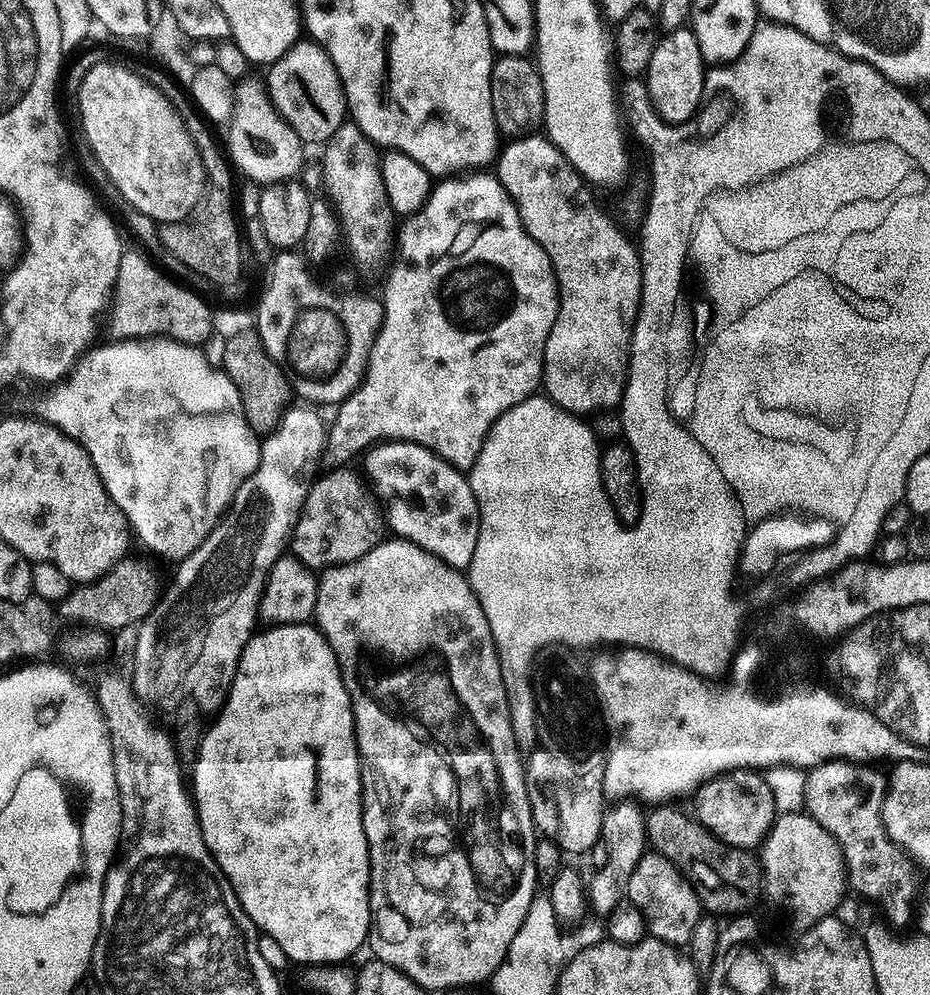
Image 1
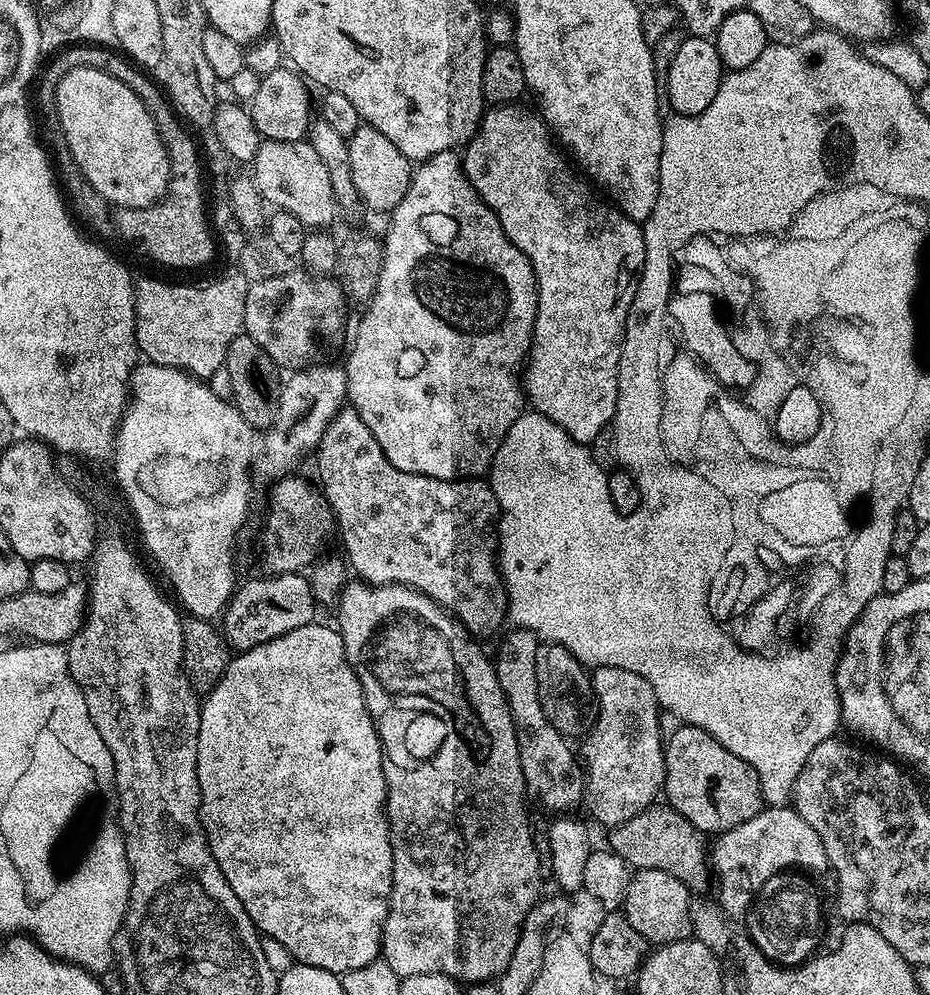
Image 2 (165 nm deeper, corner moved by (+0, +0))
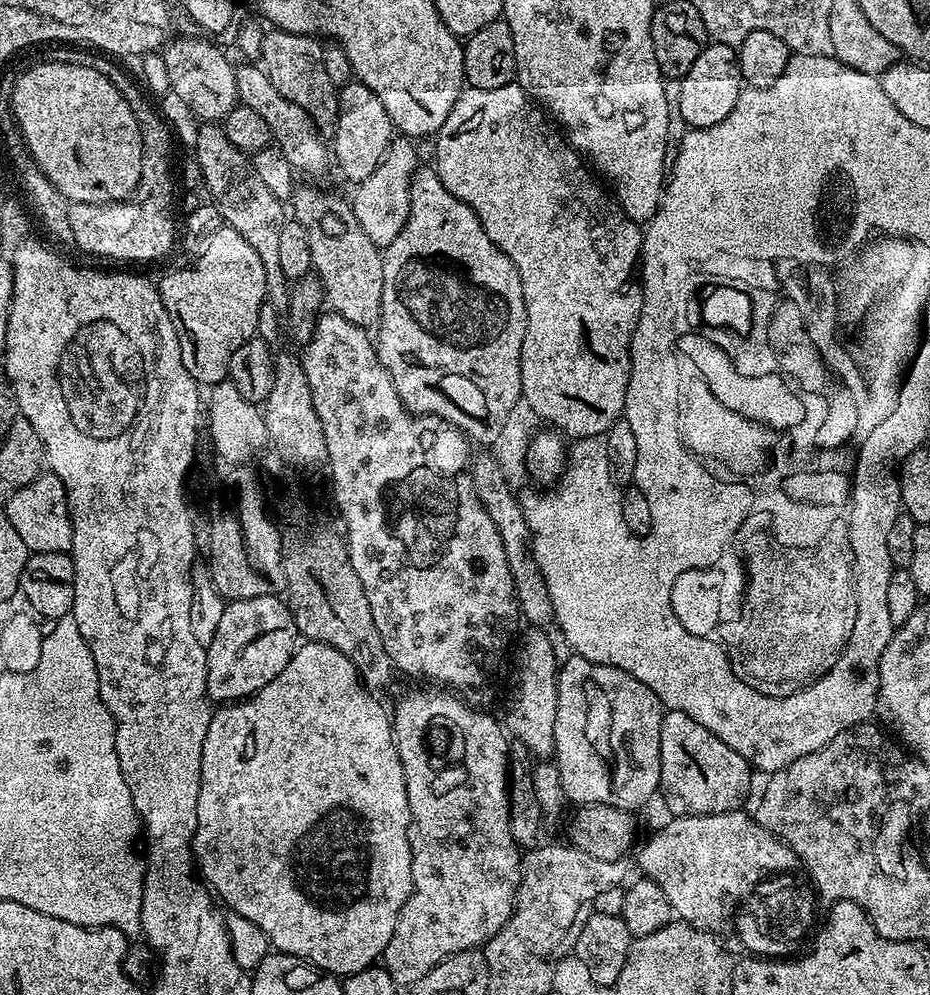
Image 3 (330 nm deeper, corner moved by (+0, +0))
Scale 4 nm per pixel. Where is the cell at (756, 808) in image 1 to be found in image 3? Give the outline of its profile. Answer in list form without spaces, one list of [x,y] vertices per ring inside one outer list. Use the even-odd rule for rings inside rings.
[[[665,711],[662,718],[662,734],[660,735],[660,792],[664,796],[664,804],[672,811],[673,817],[678,816],[709,816],[723,812],[735,812],[748,796],[752,788],[752,765],[742,758],[722,738],[713,734],[711,728],[694,722],[690,714]]]

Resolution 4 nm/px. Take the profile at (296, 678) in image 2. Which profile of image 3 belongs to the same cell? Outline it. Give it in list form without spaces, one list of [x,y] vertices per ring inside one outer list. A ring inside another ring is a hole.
[[[304,642],[297,647],[295,654],[290,658],[290,662],[286,662],[286,670],[282,670],[282,674],[278,674],[278,678],[274,678],[274,682],[266,682],[266,686],[262,686],[262,690],[258,690],[253,696],[247,700],[237,700],[235,702],[225,703],[223,706],[217,707],[210,718],[210,726],[206,730],[206,742],[202,742],[202,770],[200,771],[200,793],[198,794],[198,806],[196,807],[196,834],[194,844],[197,849],[204,851],[204,861],[199,861],[198,868],[202,873],[203,879],[210,885],[211,891],[217,897],[220,896],[226,903],[232,907],[231,911],[235,915],[246,918],[250,922],[254,922],[254,926],[258,926],[268,936],[269,945],[277,952],[284,952],[287,956],[297,956],[303,960],[308,960],[312,964],[316,964],[323,972],[329,973],[337,978],[345,978],[354,975],[358,971],[364,971],[371,968],[383,957],[384,948],[390,942],[390,938],[394,934],[394,926],[398,922],[398,914],[402,910],[402,906],[408,901],[408,896],[412,892],[412,847],[410,846],[410,834],[408,827],[412,821],[412,815],[408,809],[408,795],[406,794],[406,778],[402,770],[402,762],[400,755],[396,749],[396,738],[392,730],[392,721],[389,713],[384,713],[384,708],[376,700],[369,689],[365,688],[364,681],[360,679],[360,673],[356,667],[350,662],[350,658],[346,658],[346,654],[342,654],[342,650],[334,650],[334,646],[329,644],[318,644],[315,642]],[[278,834],[284,834],[286,838],[294,834],[292,842],[282,842],[286,852],[288,852],[288,866],[290,866],[290,874],[292,874],[292,882],[296,886],[296,890],[302,894],[302,898],[308,902],[306,906],[284,906],[284,888],[280,888],[280,900],[278,900]]]

